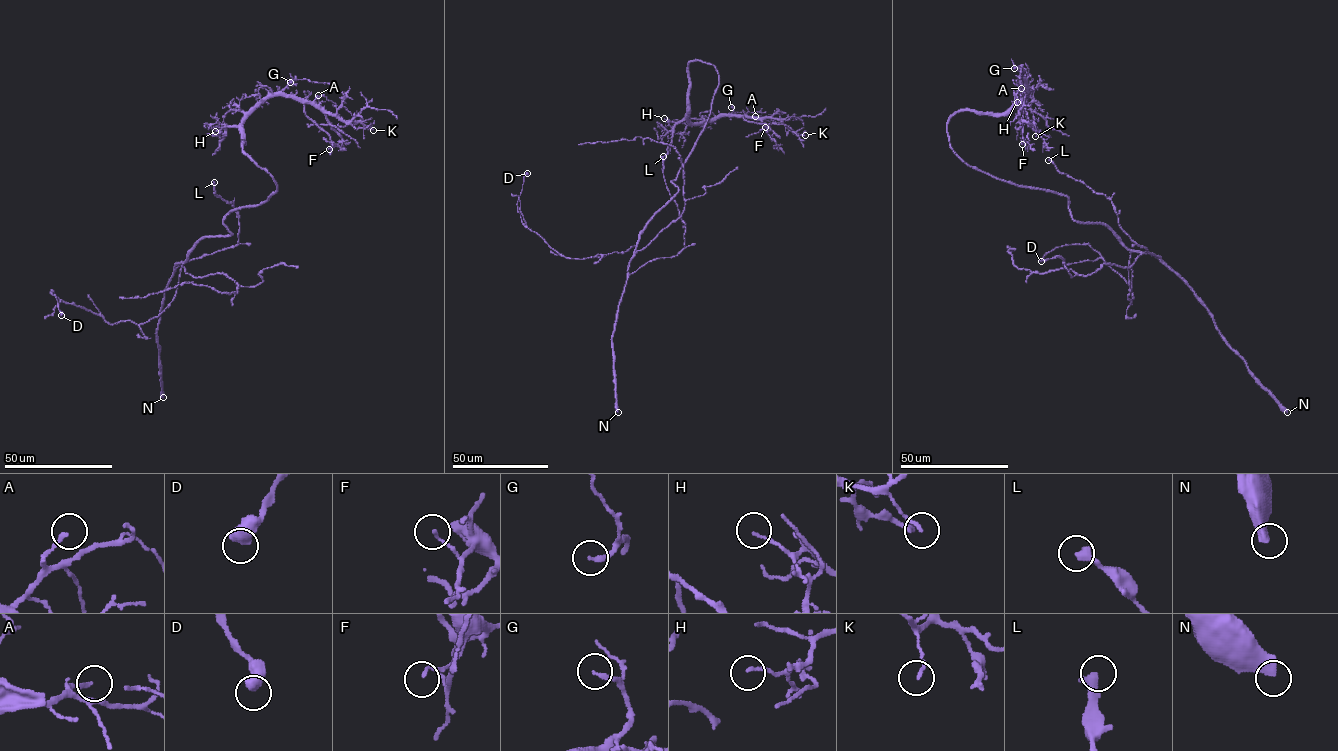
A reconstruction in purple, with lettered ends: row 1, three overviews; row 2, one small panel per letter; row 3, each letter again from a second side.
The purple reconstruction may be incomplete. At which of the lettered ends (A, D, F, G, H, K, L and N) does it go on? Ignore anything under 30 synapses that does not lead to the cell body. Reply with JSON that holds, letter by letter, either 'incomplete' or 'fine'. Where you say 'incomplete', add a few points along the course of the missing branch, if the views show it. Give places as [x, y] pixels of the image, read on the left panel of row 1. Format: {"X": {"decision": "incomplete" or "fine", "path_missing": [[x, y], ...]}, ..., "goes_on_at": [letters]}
{"A": {"decision": "fine"}, "D": {"decision": "fine"}, "F": {"decision": "fine"}, "G": {"decision": "fine"}, "H": {"decision": "fine"}, "K": {"decision": "fine"}, "L": {"decision": "fine"}, "N": {"decision": "incomplete"}, "goes_on_at": ["N"]}

